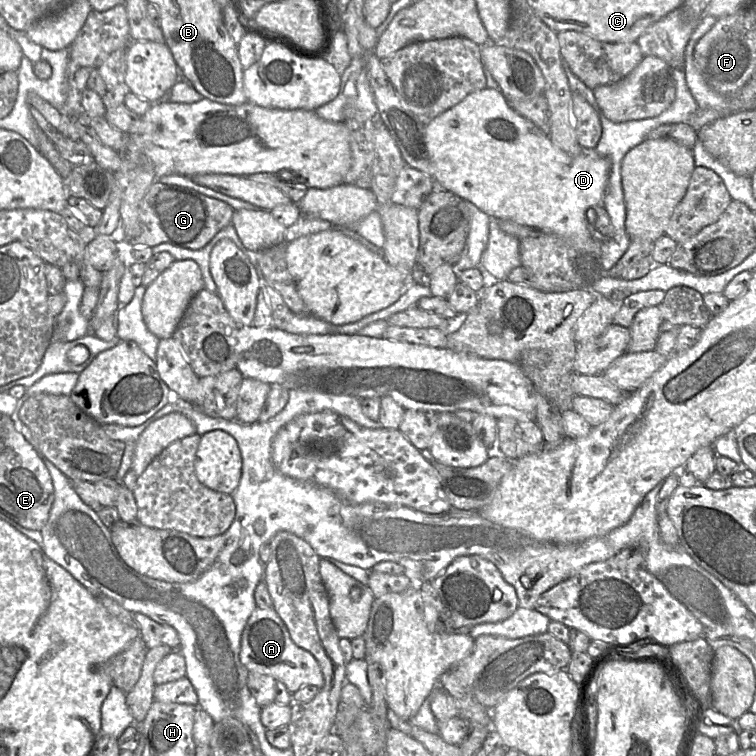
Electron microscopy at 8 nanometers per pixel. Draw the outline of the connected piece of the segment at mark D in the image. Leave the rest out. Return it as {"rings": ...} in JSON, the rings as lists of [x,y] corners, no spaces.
{"rings":[[[485,88],[469,94],[460,103],[436,117],[432,122],[425,126],[425,139],[435,169],[434,181],[438,187],[456,194],[465,201],[473,203],[490,217],[511,220],[518,224],[526,225],[543,232],[562,236],[567,239],[576,250],[583,250],[585,253],[598,259],[600,263],[601,242],[588,224],[586,212],[589,208],[595,205],[603,204],[603,197],[608,182],[611,164],[607,158],[598,155],[595,149],[583,149],[582,153],[576,157],[566,154],[551,142],[548,135],[544,134],[532,122],[516,113],[510,107],[510,103],[505,99],[499,89],[490,88]]]}

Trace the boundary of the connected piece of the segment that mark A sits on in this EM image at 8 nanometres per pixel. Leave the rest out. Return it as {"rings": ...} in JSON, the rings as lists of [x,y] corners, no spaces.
{"rings":[[[256,607],[252,612],[242,633],[239,656],[250,672],[270,675],[282,681],[292,694],[308,684],[319,689],[324,686],[319,663],[310,652],[293,642],[285,623],[274,608]]]}

